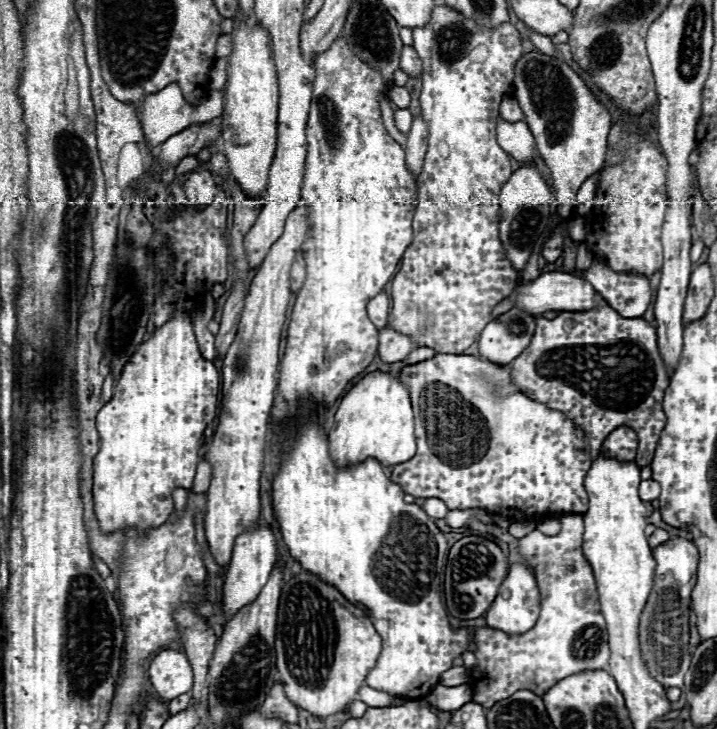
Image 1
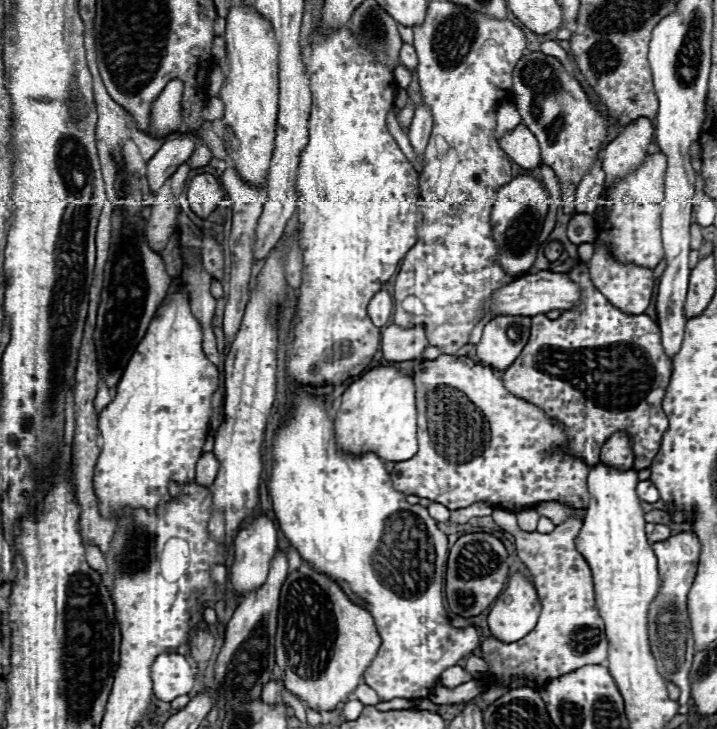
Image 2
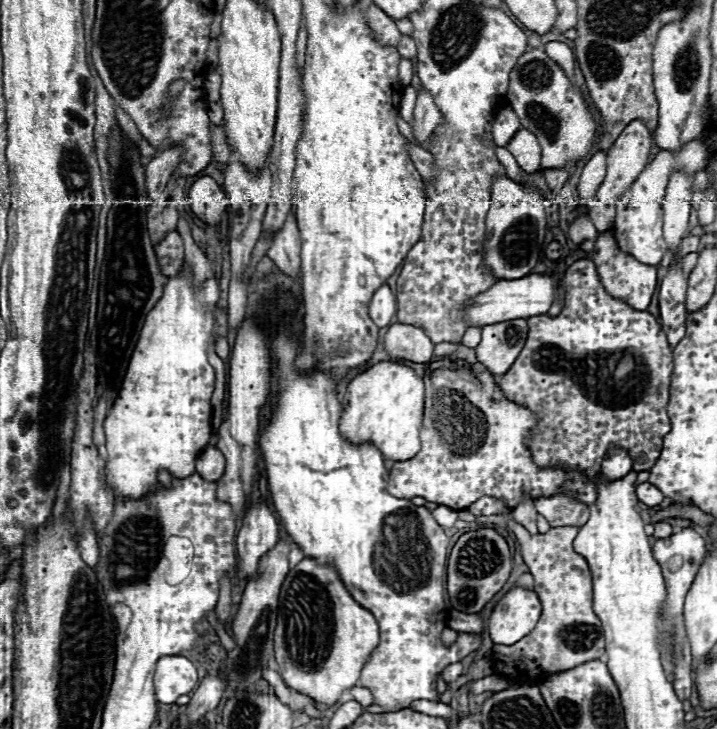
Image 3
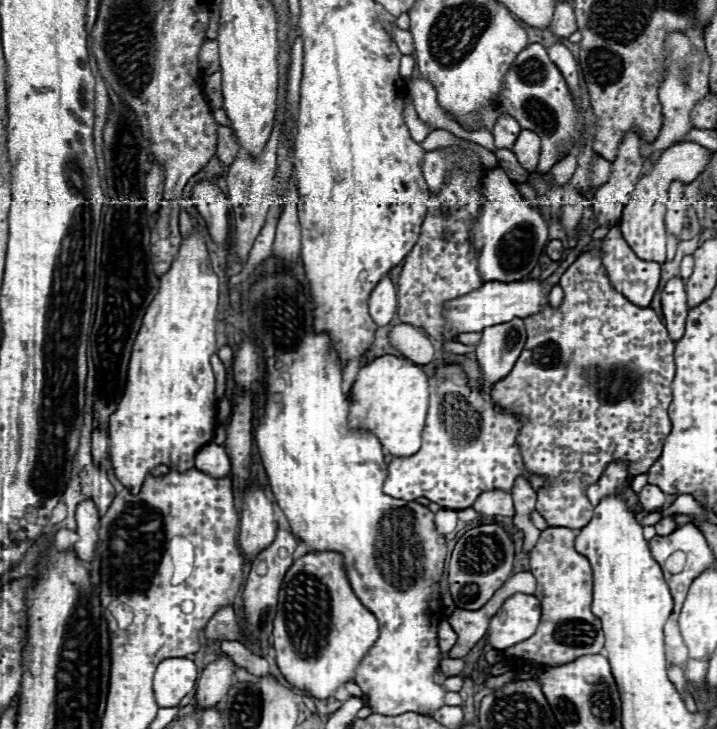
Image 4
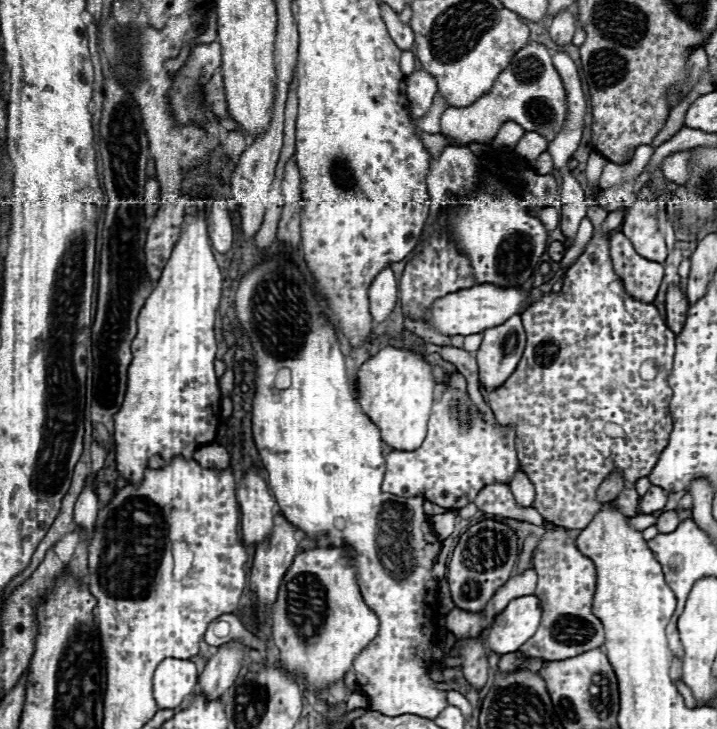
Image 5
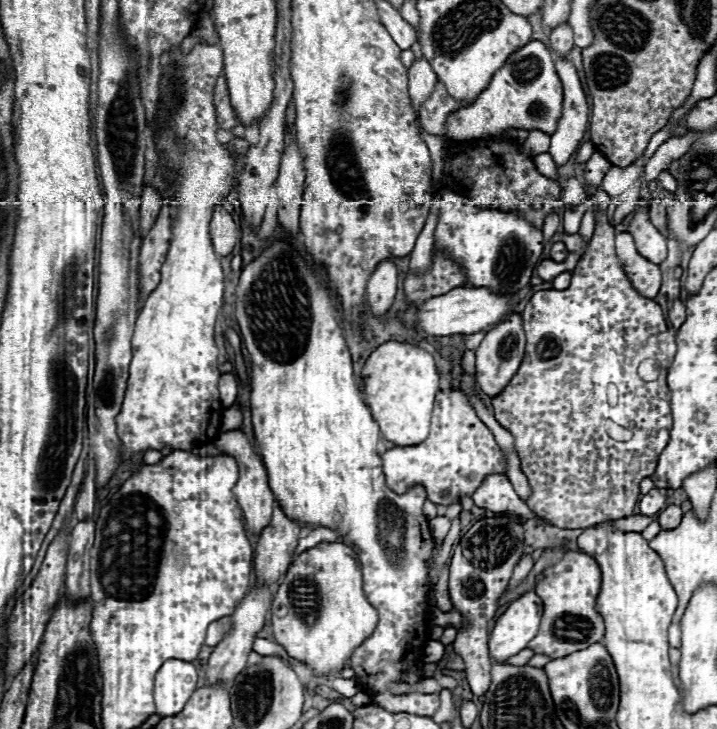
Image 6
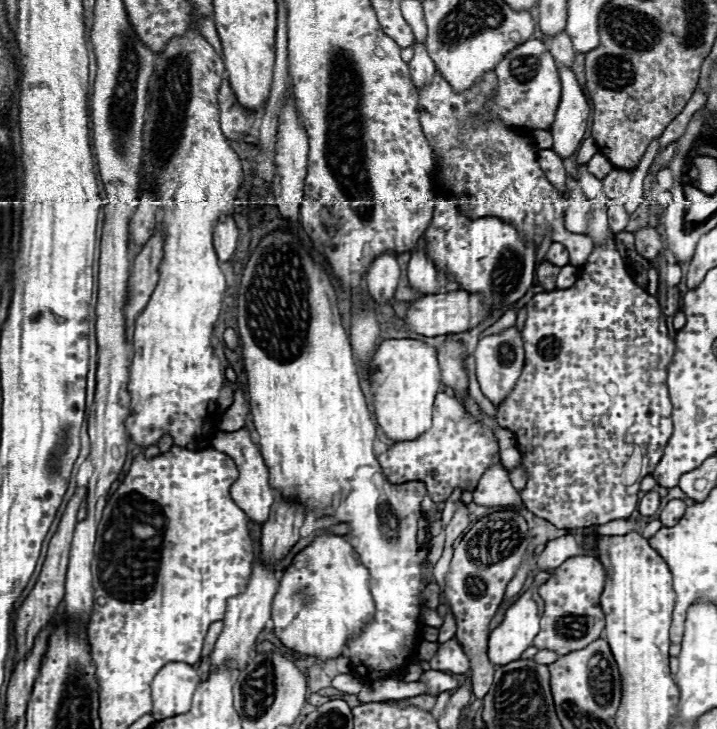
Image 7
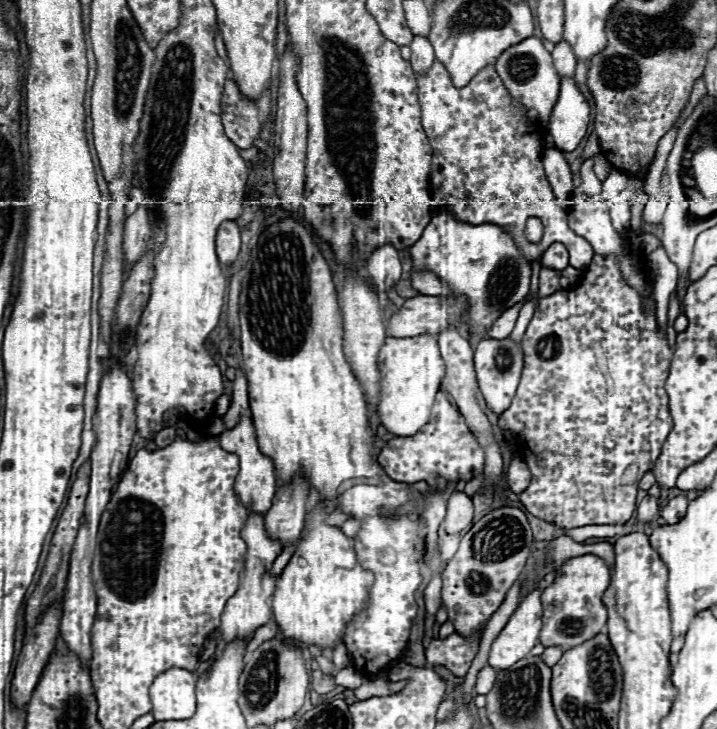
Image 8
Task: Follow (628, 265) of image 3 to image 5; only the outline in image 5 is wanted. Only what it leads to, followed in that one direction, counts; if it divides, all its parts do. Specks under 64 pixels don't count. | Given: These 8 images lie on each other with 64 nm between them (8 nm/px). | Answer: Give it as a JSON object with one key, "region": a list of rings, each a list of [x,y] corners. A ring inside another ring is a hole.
{"region":[[[618,230],[610,238],[610,258],[630,296],[640,302],[654,302],[664,278],[664,266],[636,254],[632,242]]]}

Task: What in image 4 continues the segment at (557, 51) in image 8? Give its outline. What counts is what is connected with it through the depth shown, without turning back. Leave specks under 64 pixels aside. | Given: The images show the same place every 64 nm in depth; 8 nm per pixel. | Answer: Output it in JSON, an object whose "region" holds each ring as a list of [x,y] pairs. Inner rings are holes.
{"region":[[[560,2],[556,4],[554,10],[554,18],[550,22],[550,30],[554,36],[558,38],[568,38],[570,34],[574,34],[578,30],[576,26],[576,16],[574,16],[574,8],[570,2]]]}

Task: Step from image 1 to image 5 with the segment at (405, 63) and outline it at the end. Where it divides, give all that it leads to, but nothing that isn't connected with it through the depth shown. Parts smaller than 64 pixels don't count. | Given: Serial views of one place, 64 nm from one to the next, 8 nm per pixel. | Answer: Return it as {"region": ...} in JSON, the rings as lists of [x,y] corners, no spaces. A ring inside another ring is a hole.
{"region":[[[380,4],[380,10],[382,10],[382,18],[384,18],[384,24],[386,24],[392,40],[398,44],[400,50],[410,50],[414,44],[412,28],[408,24],[402,24],[398,14],[388,4]]]}

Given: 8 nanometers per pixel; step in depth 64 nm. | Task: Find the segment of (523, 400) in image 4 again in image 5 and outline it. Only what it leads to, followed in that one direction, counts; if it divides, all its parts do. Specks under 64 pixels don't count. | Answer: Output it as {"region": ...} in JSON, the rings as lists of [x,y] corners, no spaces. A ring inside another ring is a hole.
{"region":[[[592,204],[588,208],[588,218],[592,220],[594,224],[594,236],[590,240],[590,244],[586,246],[584,254],[576,260],[576,264],[566,270],[566,278],[564,278],[564,288],[554,294],[554,292],[548,292],[548,294],[542,294],[538,300],[534,300],[520,316],[522,316],[522,322],[524,322],[524,328],[526,328],[526,336],[528,336],[528,344],[526,344],[526,350],[524,350],[524,356],[518,364],[518,368],[514,370],[514,374],[500,386],[496,388],[494,392],[488,394],[488,404],[490,408],[494,410],[494,416],[500,424],[504,426],[512,426],[514,432],[516,432],[516,452],[518,452],[518,460],[520,460],[520,468],[522,472],[530,478],[530,482],[534,484],[536,488],[536,498],[532,502],[532,508],[536,508],[546,522],[554,524],[554,526],[562,526],[566,530],[584,530],[592,518],[602,510],[604,504],[610,504],[614,506],[620,514],[624,516],[636,516],[636,510],[638,510],[638,492],[634,490],[634,482],[638,478],[644,478],[652,472],[652,468],[656,466],[658,462],[658,456],[660,452],[666,448],[668,444],[668,436],[672,432],[672,418],[670,418],[670,410],[668,410],[668,404],[670,404],[670,398],[672,398],[672,390],[668,386],[668,376],[670,376],[670,370],[672,370],[672,358],[674,358],[674,334],[668,330],[664,318],[660,316],[658,308],[654,304],[644,304],[640,300],[634,300],[622,280],[616,276],[614,272],[614,266],[612,266],[612,260],[610,260],[610,232],[602,232],[602,224],[606,220],[608,212],[598,208],[596,204]],[[650,360],[656,368],[656,378],[652,380],[642,380],[640,376],[640,366]],[[620,470],[622,472],[622,478],[632,470],[632,486],[626,486],[612,502],[598,502],[596,500],[596,492],[600,488],[600,484],[612,474]]]}

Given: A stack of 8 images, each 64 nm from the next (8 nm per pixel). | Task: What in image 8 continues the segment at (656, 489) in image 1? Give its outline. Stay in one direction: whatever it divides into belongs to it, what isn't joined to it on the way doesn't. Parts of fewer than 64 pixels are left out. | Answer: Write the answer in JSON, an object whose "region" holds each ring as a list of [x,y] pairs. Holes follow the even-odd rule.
{"region":[[[646,496],[636,508],[636,520],[642,524],[650,524],[656,518],[658,518],[658,500],[652,496]]]}

